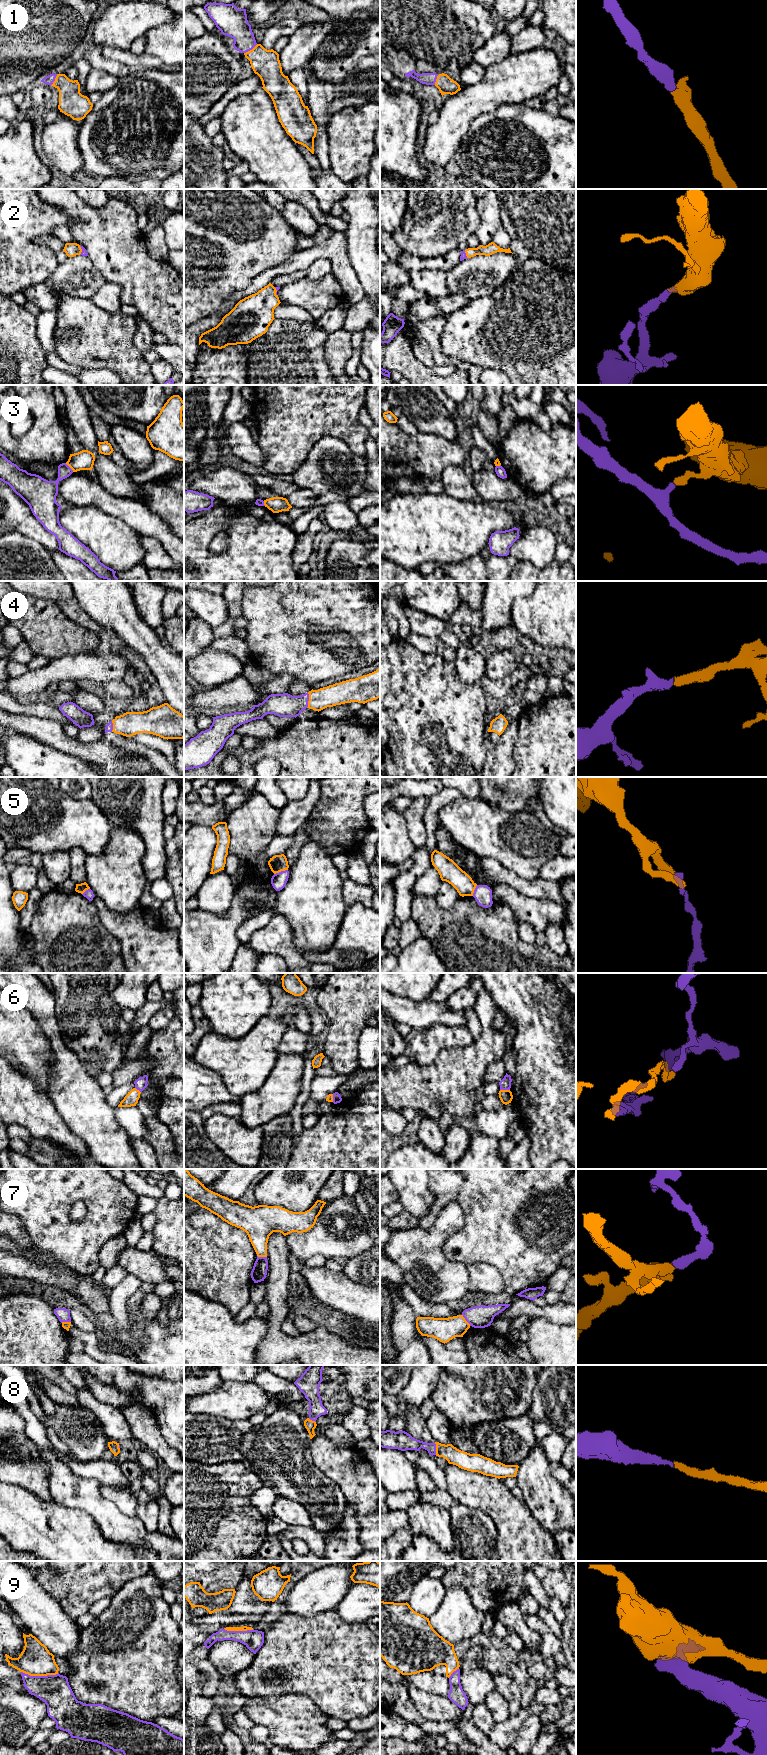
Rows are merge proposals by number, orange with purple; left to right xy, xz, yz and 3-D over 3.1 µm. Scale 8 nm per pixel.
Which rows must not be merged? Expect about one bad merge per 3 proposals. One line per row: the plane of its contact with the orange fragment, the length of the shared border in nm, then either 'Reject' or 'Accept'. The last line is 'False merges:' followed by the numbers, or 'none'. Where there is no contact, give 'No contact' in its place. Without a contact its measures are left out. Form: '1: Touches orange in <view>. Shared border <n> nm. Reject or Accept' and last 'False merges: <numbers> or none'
1: Touches orange in xz. Shared border 130 nm. Accept
2: Touches orange in xy. Shared border 80 nm. Accept
3: Touches orange in xy. Shared border 100 nm. Reject
4: Touches orange in xz. Shared border 130 nm. Accept
5: Touches orange in xz. Shared border 120 nm. Reject
6: Touches orange in yz. Shared border 80 nm. Reject
7: Touches orange in yz. Shared border 120 nm. Accept
8: Touches orange in yz. Shared border 100 nm. Accept
9: Touches orange in xy. Shared border 300 nm. Reject
False merges: 3, 5, 6, 9

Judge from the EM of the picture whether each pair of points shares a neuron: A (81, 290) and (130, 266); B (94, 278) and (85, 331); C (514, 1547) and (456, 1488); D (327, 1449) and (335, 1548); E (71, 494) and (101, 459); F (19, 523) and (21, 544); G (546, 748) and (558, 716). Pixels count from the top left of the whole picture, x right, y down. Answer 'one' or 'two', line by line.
A: two
B: two
C: one
D: two
E: two
F: two
G: one

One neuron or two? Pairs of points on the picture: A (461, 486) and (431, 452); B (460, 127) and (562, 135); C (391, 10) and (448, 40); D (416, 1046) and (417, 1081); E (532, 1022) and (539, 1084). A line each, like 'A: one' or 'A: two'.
A: two
B: two
C: one
D: two
E: one

